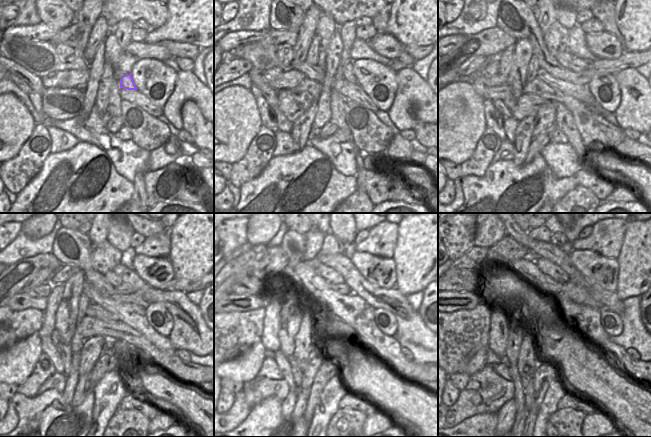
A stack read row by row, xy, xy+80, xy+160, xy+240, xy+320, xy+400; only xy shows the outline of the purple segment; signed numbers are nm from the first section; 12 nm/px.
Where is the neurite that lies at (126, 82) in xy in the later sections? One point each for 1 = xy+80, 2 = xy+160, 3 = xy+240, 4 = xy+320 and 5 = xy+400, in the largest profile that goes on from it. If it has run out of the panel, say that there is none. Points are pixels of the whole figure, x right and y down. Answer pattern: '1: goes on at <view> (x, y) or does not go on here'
1: goes on at xy+80 (349, 75)
2: goes on at xy+160 (565, 58)
3: goes on at xy+240 (110, 276)
4: goes on at xy+320 (331, 275)
5: goes on at xy+400 (546, 266)

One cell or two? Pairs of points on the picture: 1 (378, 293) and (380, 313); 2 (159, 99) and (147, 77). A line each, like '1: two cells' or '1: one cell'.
1: two cells
2: one cell

